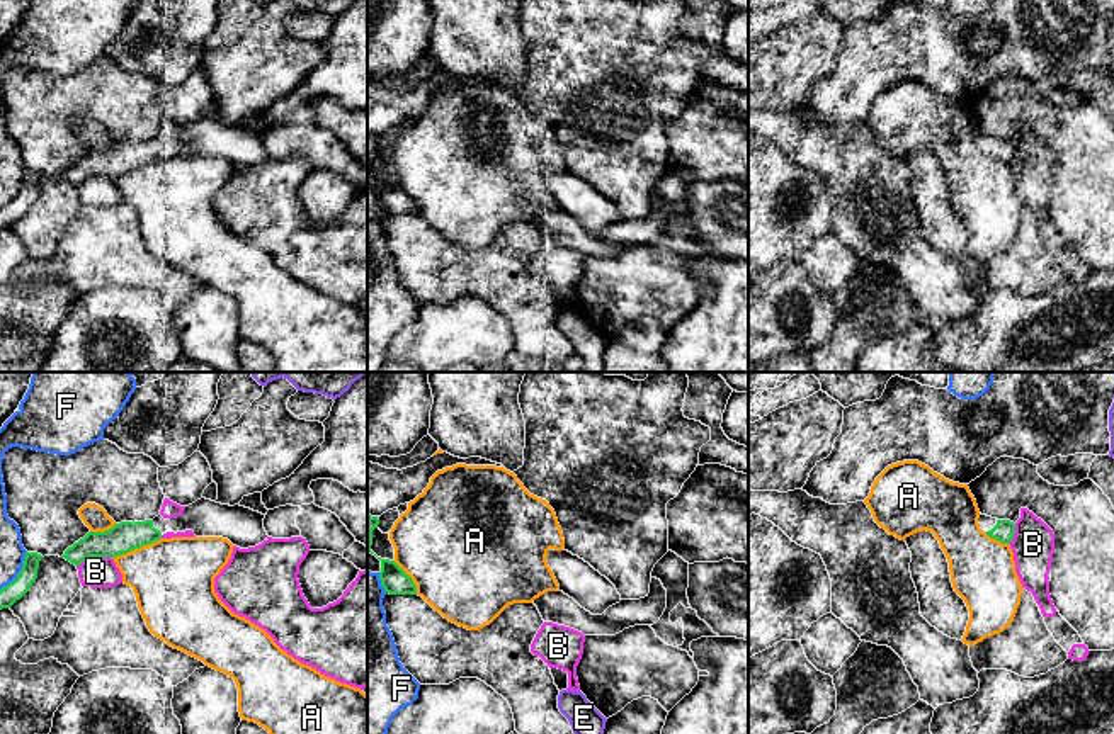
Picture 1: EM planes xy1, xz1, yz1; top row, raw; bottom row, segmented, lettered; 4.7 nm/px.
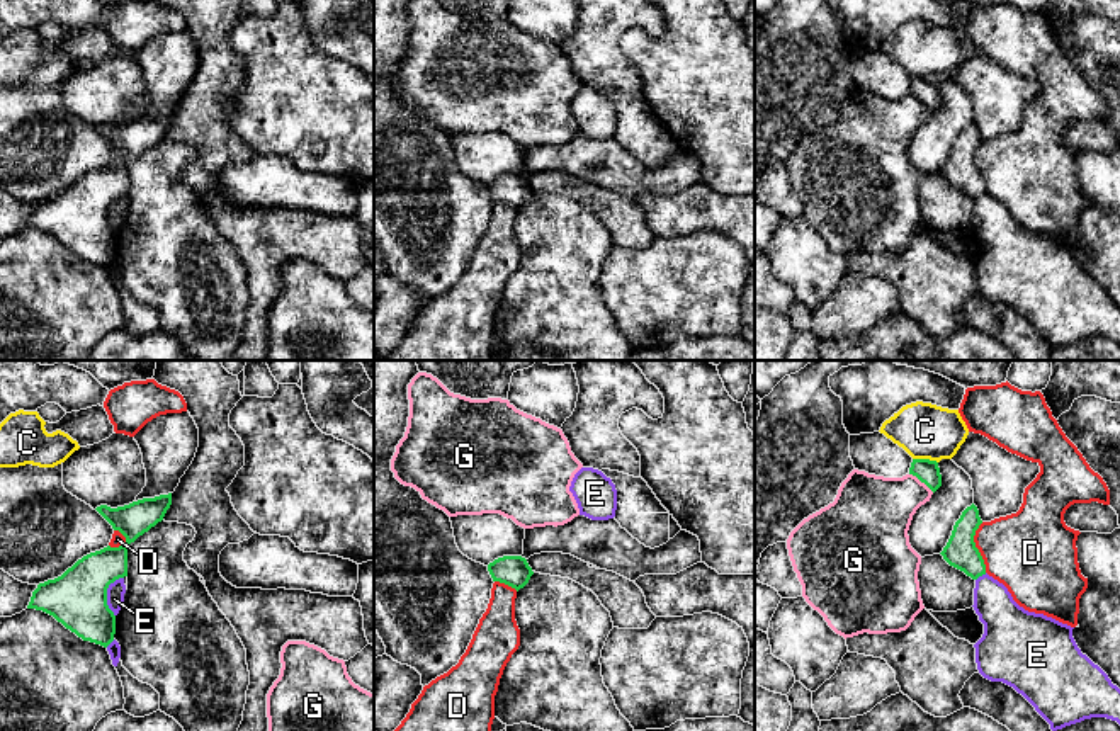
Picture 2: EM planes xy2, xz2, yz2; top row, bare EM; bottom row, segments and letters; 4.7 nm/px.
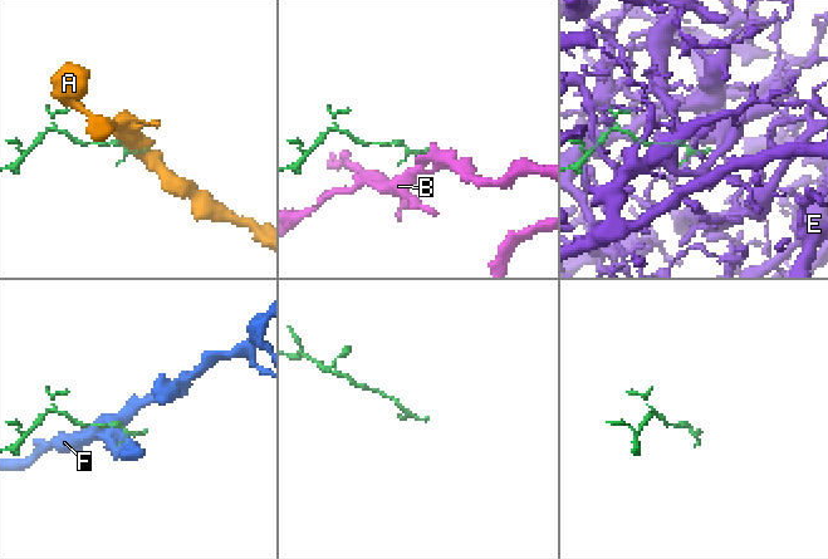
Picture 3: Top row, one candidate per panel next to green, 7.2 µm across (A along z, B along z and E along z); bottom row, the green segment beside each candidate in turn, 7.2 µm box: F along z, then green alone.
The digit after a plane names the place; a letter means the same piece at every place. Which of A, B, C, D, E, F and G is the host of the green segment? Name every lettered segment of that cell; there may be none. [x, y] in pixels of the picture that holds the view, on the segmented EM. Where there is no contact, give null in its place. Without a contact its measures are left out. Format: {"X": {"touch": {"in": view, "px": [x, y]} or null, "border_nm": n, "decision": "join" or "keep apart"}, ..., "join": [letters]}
{"A": {"touch": {"in": "xy1", "px": [136, 547]}, "border_nm": 260, "decision": "keep apart"}, "B": {"touch": {"in": "xy1", "px": [94, 556]}, "border_nm": 180, "decision": "keep apart"}, "C": {"touch": {"in": "yz2", "px": [925, 459]}, "border_nm": 120, "decision": "keep apart"}, "D": {"touch": {"in": "yz2", "px": [976, 548]}, "border_nm": 240, "decision": "keep apart"}, "E": {"touch": {"in": "xy2", "px": [106, 594]}, "border_nm": 200, "decision": "keep apart"}, "F": {"touch": {"in": "xy1", "px": [21, 571]}, "border_nm": 220, "decision": "keep apart"}, "G": {"touch": {"in": "yz2", "px": [922, 481]}, "border_nm": 150, "decision": "keep apart"}, "join": []}

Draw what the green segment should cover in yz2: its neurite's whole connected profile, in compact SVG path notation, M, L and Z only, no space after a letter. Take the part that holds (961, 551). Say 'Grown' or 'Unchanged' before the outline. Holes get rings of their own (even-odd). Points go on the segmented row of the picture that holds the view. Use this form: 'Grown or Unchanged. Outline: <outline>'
Unchanged. Outline: M972 503L955 522L952 536L940 552L950 566L964 571L972 580L986 575L984 559L974 542L976 530L981 524L979 510Z

